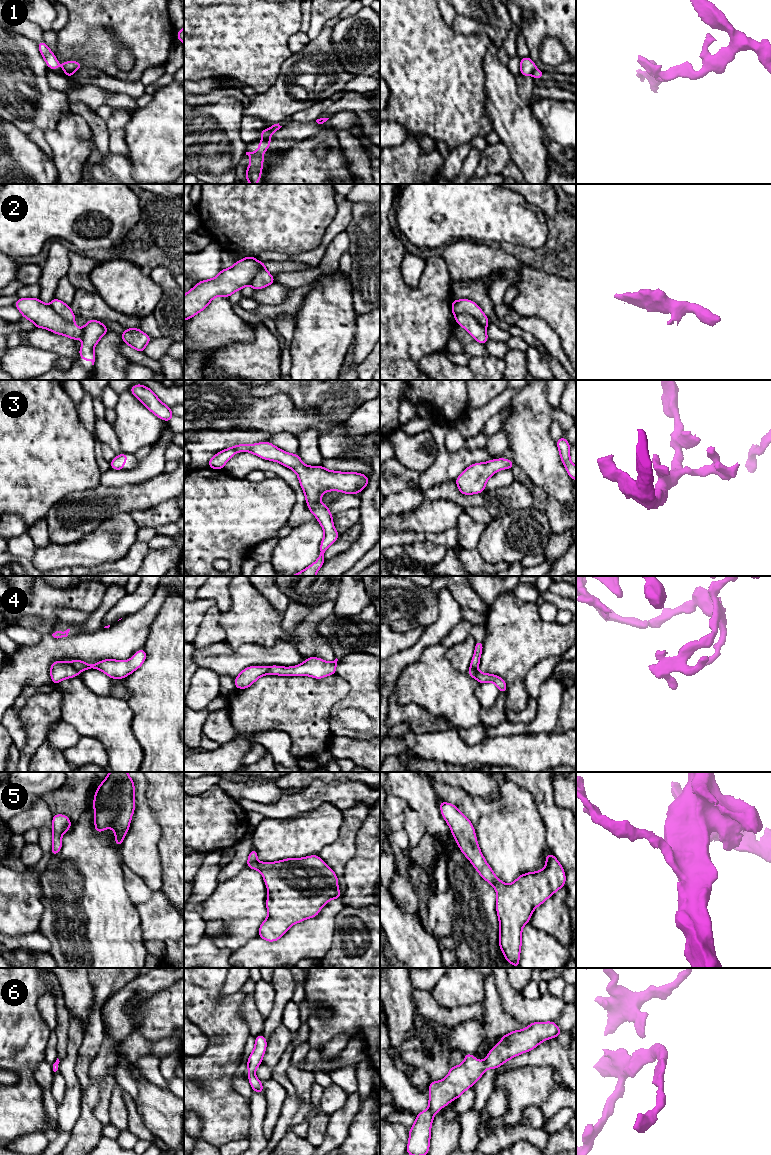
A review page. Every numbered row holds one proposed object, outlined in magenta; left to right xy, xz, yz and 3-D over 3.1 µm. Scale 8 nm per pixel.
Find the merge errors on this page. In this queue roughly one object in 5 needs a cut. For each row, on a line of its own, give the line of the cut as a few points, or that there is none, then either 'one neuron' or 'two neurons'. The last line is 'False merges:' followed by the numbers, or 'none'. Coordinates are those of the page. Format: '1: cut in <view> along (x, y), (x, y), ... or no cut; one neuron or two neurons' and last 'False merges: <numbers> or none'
1: cut in yz along (535, 68), (531, 74); two neurons
2: cut in yz along (455, 314), (468, 313), (485, 328); two neurons
3: no cut; one neuron
4: no cut; one neuron
5: no cut; one neuron
6: no cut; one neuron
False merges: 1, 2

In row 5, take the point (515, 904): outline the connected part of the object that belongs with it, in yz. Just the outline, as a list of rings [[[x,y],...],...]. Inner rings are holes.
[[[441,800],[439,806],[459,849],[496,891],[496,912],[500,924],[499,948],[506,961],[519,968],[522,928],[529,923],[536,907],[564,887],[564,869],[550,853],[545,855],[546,866],[543,869],[522,874],[512,884],[503,883],[486,862],[471,821],[452,803]]]

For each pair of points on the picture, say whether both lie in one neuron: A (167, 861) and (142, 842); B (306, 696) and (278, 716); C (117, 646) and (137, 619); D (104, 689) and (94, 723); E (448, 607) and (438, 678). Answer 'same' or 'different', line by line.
A: different
B: same
C: same
D: different
E: different

